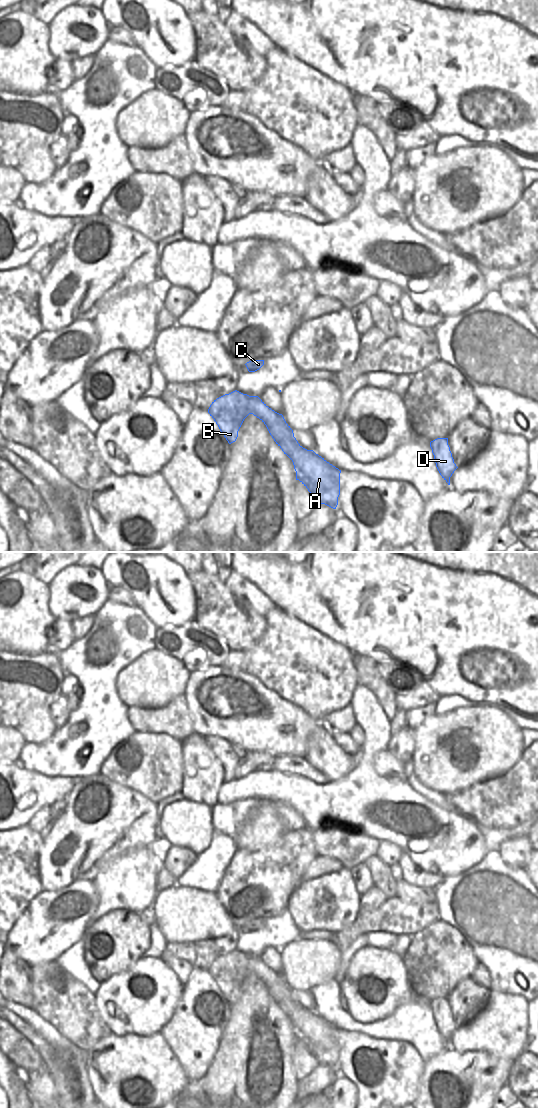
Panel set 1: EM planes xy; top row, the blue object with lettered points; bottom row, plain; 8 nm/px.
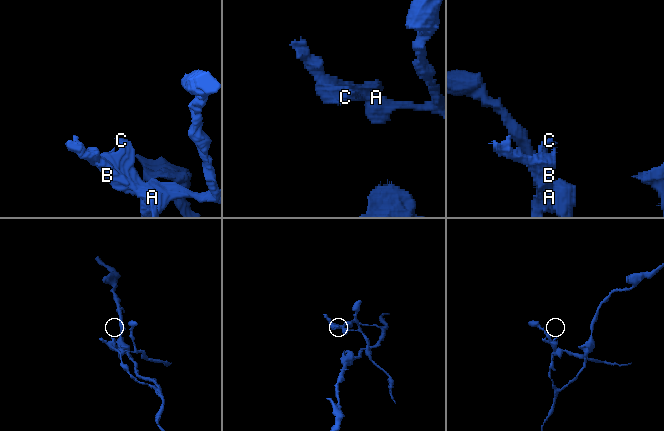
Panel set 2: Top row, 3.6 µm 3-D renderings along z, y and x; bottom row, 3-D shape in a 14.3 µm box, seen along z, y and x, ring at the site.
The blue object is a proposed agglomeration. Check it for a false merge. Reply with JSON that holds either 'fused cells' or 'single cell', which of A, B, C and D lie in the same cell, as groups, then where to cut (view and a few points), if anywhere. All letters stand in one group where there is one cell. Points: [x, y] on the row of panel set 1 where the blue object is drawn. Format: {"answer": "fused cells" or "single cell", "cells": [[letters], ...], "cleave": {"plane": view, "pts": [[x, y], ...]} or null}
{"answer": "fused cells", "cells": [["A", "D"], ["B", "C"]], "cleave": {"plane": "xy", "pts": [[313, 451], [298, 451], [294, 449], [289, 454]]}}

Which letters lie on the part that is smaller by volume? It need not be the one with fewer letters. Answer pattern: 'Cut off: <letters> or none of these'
Cut off: A, D

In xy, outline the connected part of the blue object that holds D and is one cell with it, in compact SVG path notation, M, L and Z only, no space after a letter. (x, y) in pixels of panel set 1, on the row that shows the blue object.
M437 438L430 442L436 467L442 478L450 485L450 477L458 468L454 463L448 438Z

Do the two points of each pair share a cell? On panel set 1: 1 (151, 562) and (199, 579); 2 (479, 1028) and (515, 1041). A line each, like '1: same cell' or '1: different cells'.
1: different cells
2: same cell

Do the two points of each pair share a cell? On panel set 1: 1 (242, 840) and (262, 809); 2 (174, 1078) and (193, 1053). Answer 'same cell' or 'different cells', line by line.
1: same cell
2: different cells

